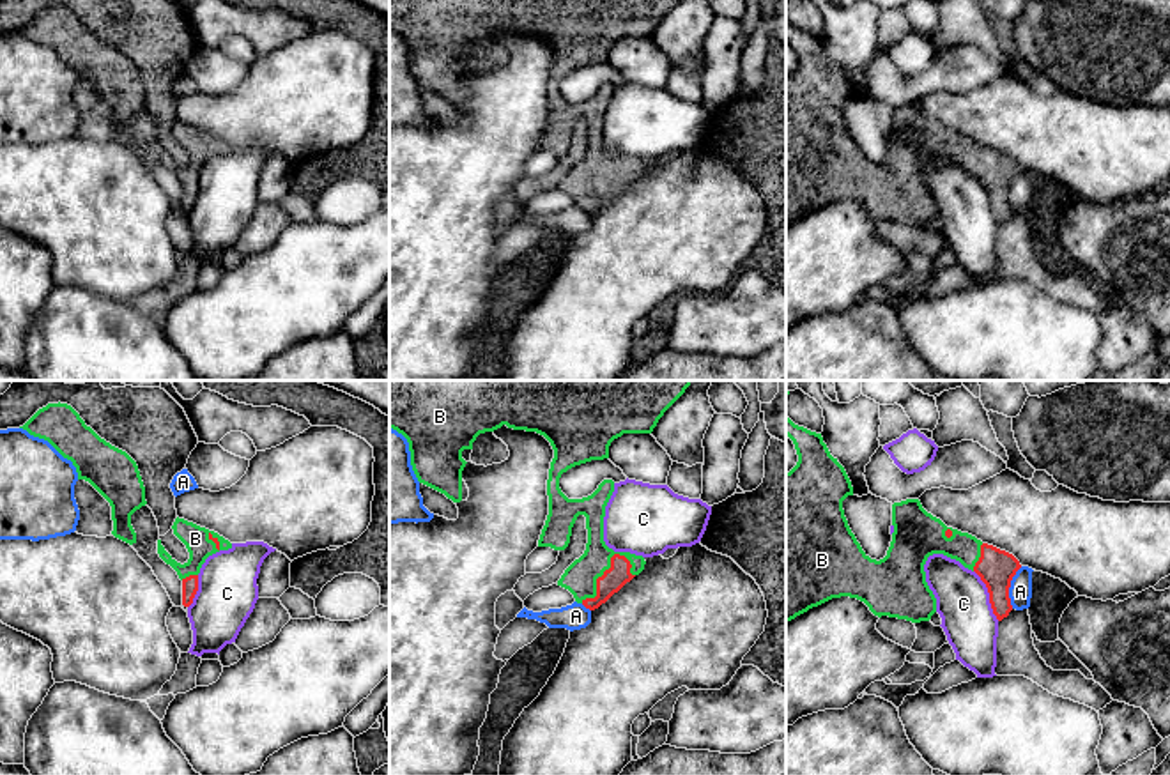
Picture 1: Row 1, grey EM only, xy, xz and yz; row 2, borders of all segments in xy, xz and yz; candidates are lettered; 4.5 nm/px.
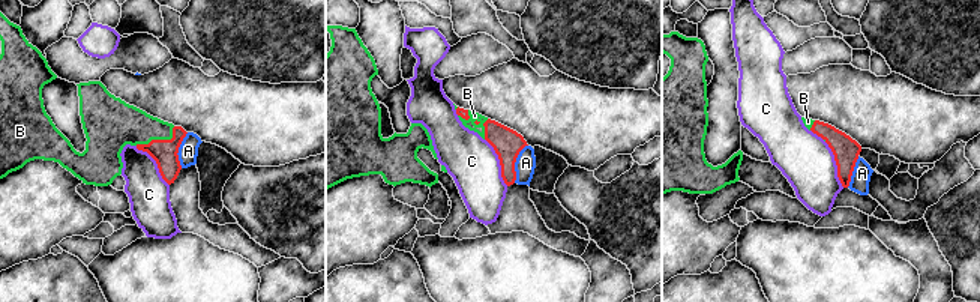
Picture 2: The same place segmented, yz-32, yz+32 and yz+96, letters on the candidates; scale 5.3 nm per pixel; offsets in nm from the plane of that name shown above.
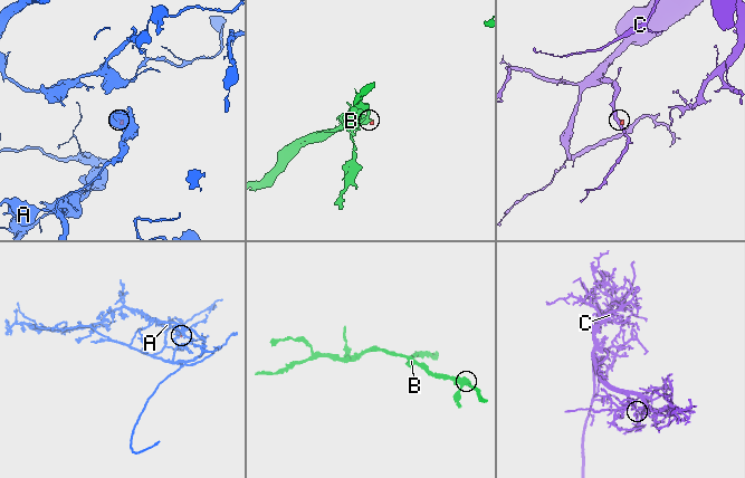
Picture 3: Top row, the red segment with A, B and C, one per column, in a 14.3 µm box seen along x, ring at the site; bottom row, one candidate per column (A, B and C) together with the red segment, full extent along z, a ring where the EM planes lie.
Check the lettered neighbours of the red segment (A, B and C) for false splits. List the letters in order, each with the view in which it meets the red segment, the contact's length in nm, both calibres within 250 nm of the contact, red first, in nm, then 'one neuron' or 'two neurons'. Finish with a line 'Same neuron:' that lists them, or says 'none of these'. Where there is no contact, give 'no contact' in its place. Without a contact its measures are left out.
A: contact in yz; length 200 nm; calibres 170 and 110 nm; two neurons
B: contact in xz; length 300 nm; calibres 110 and 150 nm; one neuron
C: contact in yz; length 260 nm; calibres 170 and 240 nm; two neurons
Same neuron: B

